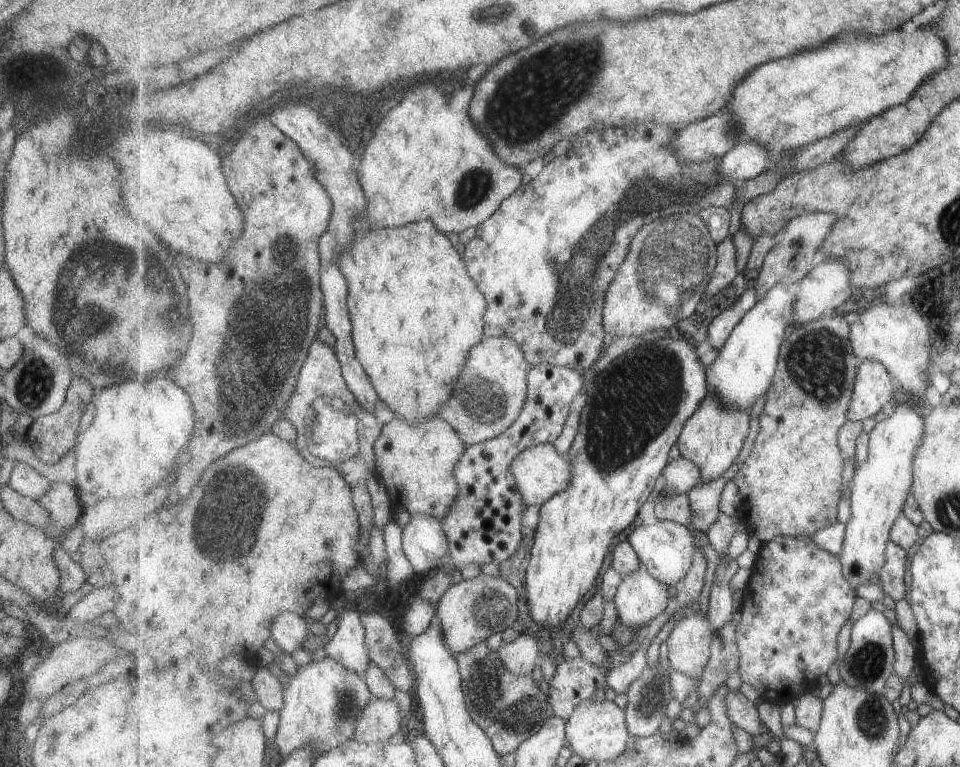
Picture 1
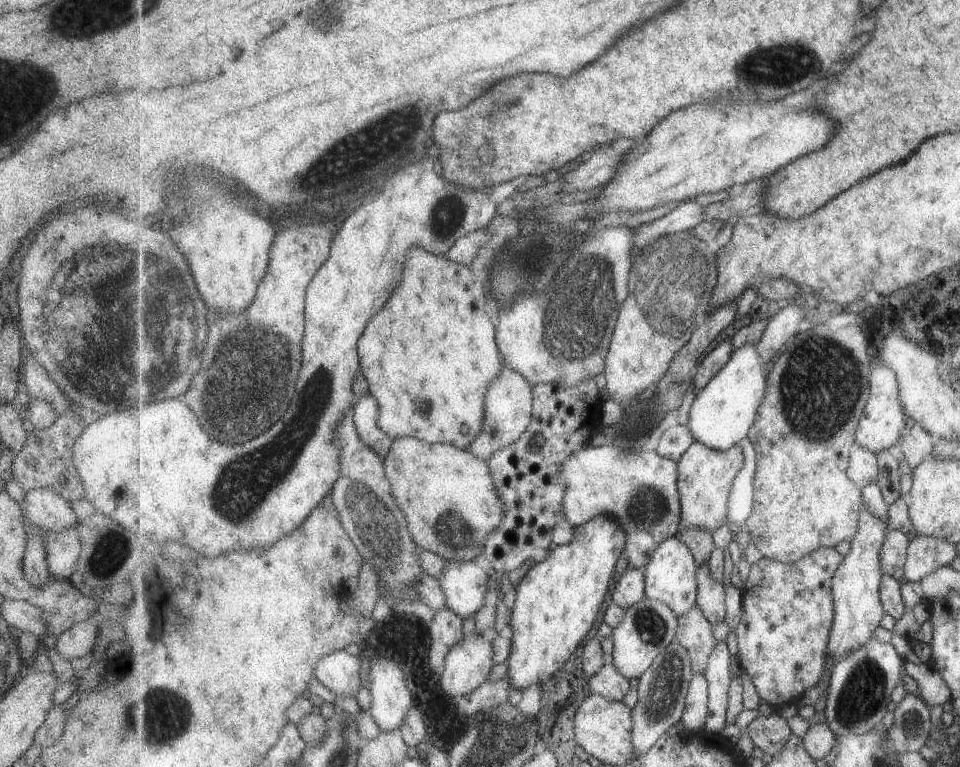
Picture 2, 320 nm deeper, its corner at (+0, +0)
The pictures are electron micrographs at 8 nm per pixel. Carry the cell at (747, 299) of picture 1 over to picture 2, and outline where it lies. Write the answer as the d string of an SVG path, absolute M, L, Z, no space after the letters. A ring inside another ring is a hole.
M729 341L715 347L706 357L702 358L693 380L695 394L703 390L723 370L723 367L731 360L733 353L734 346Z

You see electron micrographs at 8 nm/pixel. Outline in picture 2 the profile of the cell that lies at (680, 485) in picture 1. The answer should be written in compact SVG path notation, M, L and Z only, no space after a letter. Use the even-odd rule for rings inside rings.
M615 443L589 446L562 463L560 475L568 482L564 511L569 524L587 524L602 515L620 521L626 532L628 567L645 569L661 543L681 531L678 462L662 457L656 450L626 449Z

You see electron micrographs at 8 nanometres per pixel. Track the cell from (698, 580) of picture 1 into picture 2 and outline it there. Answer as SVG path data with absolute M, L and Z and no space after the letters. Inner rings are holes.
M697 604L689 613L678 618L677 640L691 653L695 673L706 674L710 654L719 644L713 629L714 624L705 618L705 613Z

